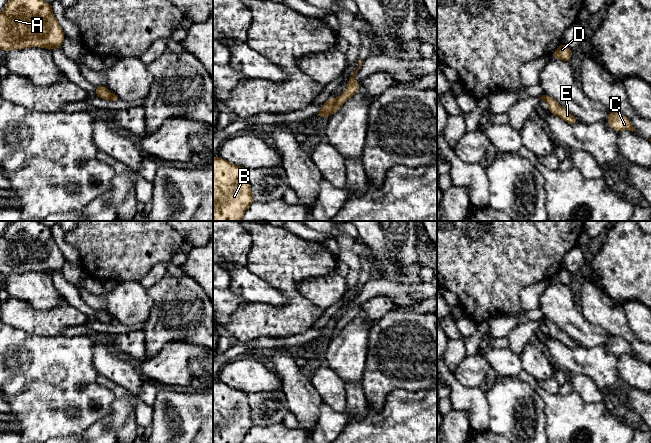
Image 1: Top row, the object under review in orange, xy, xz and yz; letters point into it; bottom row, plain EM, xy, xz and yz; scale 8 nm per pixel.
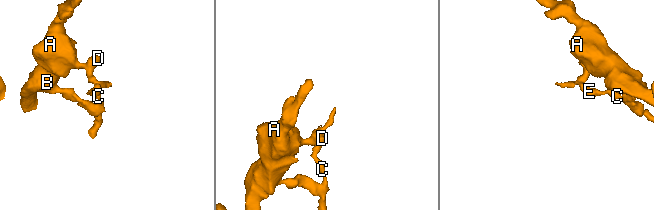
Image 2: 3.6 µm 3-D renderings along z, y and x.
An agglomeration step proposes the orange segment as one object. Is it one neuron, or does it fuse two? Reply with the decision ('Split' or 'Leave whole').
Split

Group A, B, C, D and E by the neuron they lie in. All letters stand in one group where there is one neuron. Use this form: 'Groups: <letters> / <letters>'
Groups: A B D / C E

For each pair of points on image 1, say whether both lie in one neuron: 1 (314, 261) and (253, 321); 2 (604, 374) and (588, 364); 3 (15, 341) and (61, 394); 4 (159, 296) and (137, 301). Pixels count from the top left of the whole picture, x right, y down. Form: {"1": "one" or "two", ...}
{"1": "one", "2": "one", "3": "one", "4": "two"}

